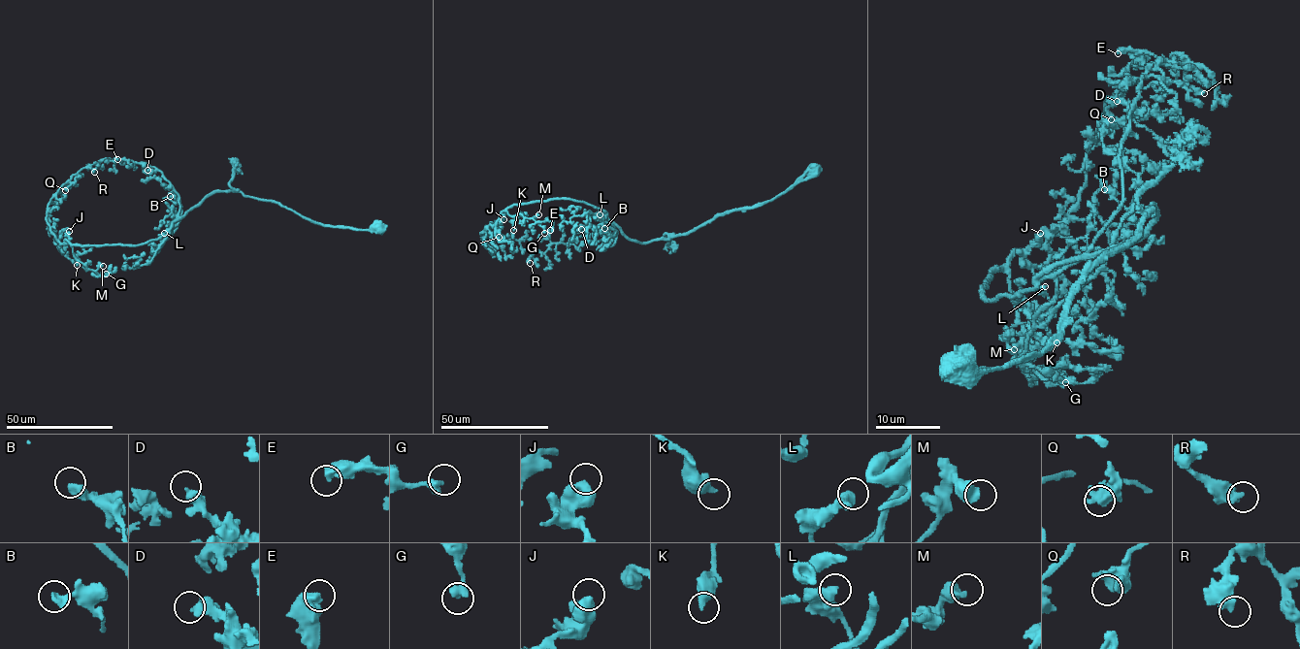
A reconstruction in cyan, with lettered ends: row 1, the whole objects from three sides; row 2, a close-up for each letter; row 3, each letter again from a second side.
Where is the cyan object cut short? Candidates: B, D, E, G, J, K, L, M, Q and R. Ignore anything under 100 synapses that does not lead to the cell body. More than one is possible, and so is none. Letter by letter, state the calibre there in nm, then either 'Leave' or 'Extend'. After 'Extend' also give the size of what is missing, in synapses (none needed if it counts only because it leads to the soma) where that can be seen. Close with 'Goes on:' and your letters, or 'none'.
B: Thickness 440 nm. Leave
D: Thickness 460 nm. Leave
E: Thickness 550 nm. Leave
G: Thickness 460 nm. Leave
J: Thickness 600 nm. Leave
K: Thickness 480 nm. Extend. Roughly 100 synapses
L: Thickness 500 nm. Leave
M: Thickness 550 nm. Leave
Q: Thickness 700 nm. Leave
R: Thickness 480 nm. Leave
Goes on: K

